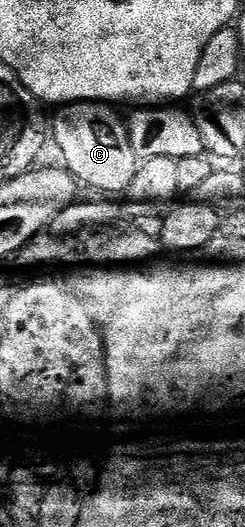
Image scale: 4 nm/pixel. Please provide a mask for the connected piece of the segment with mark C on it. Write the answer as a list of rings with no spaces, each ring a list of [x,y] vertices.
[[[82,100],[79,104],[65,104],[59,109],[56,117],[50,120],[50,140],[56,143],[60,151],[63,167],[67,168],[81,185],[97,188],[100,192],[127,193],[130,182],[136,173],[138,157],[134,154],[134,146],[130,146],[128,126],[125,117],[119,116],[117,109],[107,102]]]

